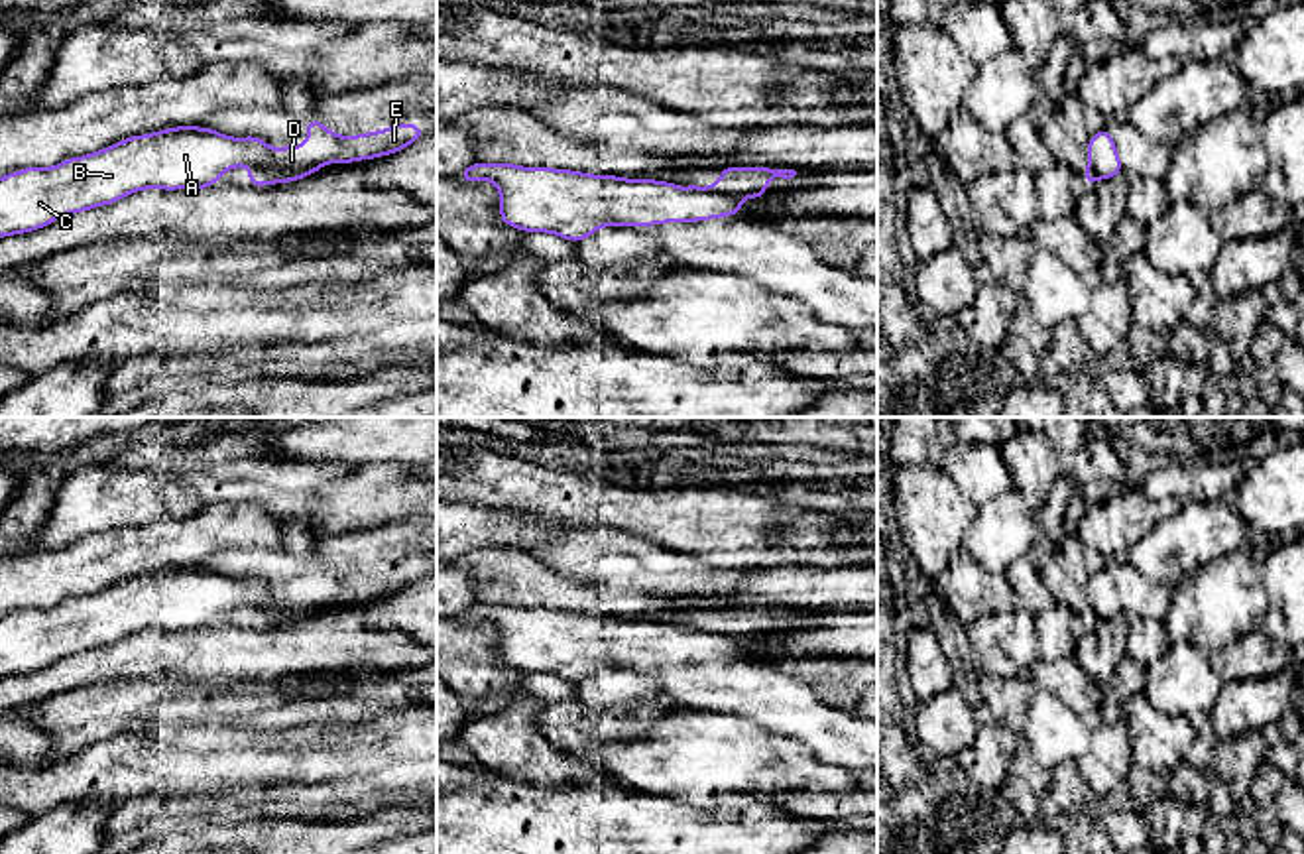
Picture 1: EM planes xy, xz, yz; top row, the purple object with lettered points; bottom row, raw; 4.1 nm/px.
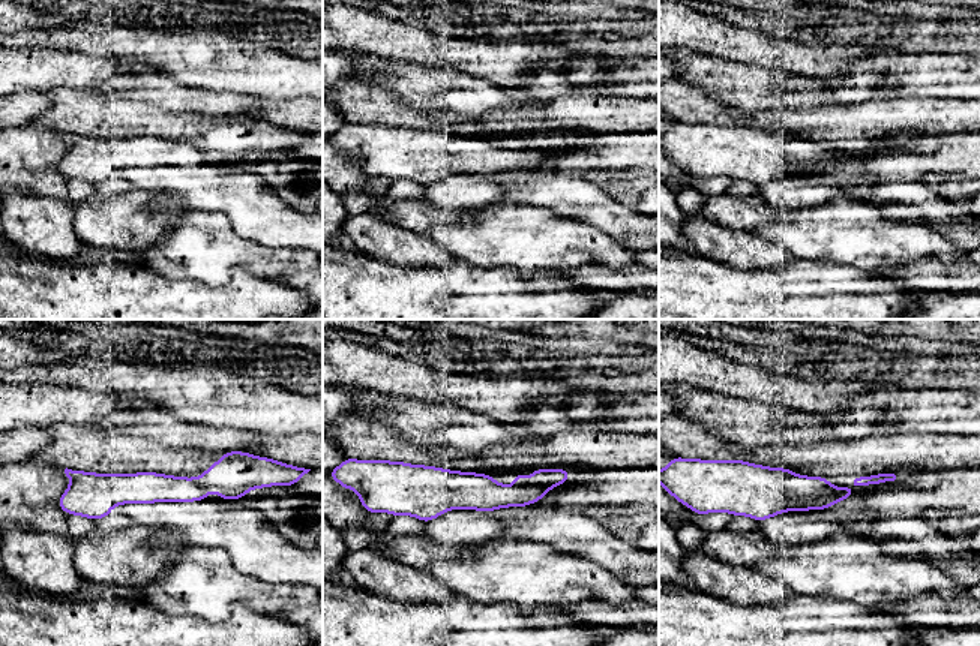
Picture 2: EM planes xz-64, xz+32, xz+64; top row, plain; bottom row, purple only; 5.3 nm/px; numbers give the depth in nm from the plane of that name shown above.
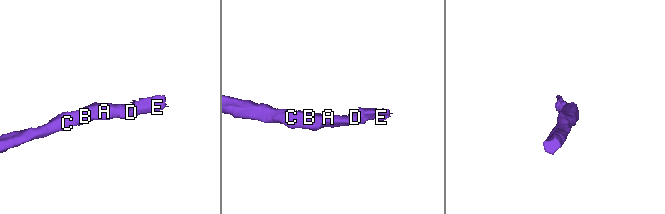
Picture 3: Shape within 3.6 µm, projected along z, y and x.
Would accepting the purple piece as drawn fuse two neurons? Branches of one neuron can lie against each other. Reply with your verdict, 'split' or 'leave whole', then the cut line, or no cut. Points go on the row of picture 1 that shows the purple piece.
split; cut in xz along (703, 189), (740, 199)

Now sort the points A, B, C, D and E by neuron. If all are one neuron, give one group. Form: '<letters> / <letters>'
A B C / D E

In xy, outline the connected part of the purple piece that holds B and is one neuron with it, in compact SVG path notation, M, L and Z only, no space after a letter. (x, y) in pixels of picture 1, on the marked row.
M175 126L128 136L53 167L24 167L0 177L0 238L114 205L134 191L208 189L226 169L267 159L269 146L262 138L232 138L212 128Z

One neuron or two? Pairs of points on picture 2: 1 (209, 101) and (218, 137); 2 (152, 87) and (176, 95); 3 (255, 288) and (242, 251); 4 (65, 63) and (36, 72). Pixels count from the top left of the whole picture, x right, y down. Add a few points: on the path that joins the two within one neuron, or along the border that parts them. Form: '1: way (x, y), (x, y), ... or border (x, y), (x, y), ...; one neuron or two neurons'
1: border (179, 113), (240, 116); two neurons
2: way (158, 90), (170, 95); one neuron
3: border (249, 272), (272, 278); two neurons
4: way (57, 68), (44, 69); one neuron

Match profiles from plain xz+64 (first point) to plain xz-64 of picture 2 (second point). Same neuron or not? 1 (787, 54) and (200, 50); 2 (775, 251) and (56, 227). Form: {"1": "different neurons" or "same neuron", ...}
{"1": "same neuron", "2": "same neuron"}

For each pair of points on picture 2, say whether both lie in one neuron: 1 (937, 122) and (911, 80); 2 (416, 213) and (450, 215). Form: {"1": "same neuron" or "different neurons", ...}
{"1": "different neurons", "2": "same neuron"}

